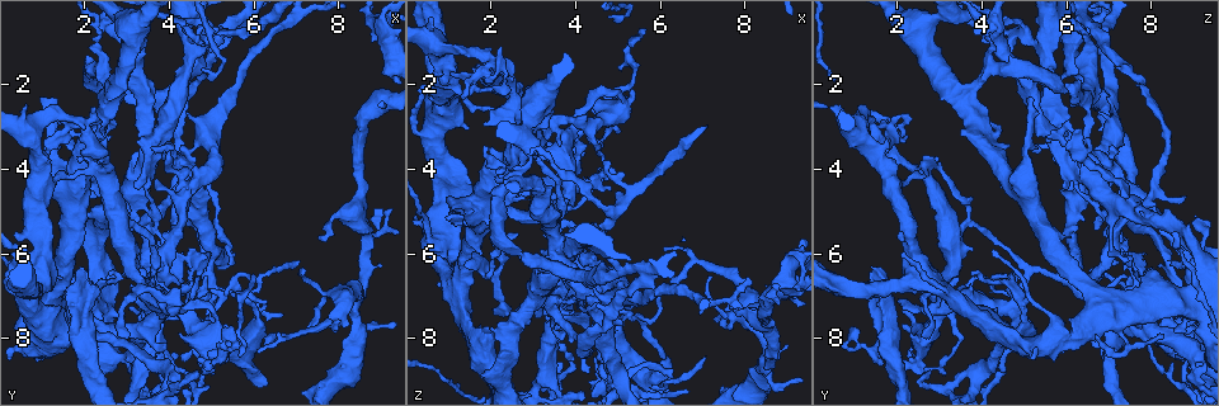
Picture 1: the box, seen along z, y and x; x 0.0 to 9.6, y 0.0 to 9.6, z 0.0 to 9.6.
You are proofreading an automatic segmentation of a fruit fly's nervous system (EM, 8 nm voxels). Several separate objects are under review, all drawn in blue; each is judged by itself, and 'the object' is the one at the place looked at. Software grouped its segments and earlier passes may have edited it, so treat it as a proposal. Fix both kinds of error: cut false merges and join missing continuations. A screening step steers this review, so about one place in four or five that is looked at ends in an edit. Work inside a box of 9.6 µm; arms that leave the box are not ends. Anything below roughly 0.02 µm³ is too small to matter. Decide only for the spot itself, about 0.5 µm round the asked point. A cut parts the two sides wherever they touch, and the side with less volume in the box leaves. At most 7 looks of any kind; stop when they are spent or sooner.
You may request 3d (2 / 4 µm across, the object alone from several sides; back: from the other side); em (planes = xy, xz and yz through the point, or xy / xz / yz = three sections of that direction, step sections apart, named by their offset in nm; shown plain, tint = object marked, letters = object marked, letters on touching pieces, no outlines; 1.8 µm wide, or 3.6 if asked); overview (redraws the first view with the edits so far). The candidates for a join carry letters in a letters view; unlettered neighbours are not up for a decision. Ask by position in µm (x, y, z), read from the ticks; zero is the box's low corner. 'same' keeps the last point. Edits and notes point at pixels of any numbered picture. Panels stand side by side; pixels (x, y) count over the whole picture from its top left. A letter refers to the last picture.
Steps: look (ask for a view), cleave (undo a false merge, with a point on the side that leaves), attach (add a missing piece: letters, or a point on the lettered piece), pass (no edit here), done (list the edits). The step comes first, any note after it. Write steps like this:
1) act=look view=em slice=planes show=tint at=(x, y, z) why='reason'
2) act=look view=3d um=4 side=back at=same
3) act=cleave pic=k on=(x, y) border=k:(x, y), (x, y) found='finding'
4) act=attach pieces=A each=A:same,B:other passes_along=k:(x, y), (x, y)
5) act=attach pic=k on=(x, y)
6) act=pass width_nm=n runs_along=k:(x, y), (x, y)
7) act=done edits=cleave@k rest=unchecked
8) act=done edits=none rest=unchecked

act=look view=em slice=planes show=letters at=(5.60, 8.25, 9.00) why='abrupt turn'

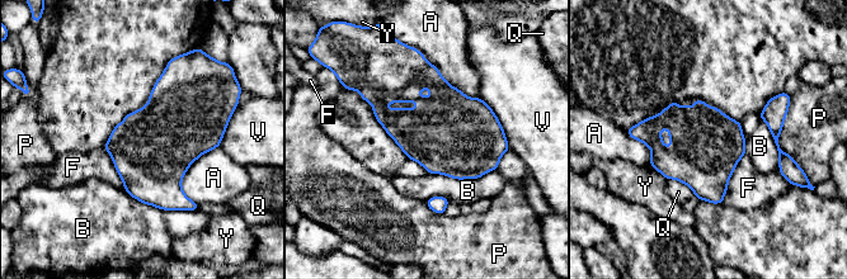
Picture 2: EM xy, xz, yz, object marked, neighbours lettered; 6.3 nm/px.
act=pass each=A:other,B:other,F:other,P:other,Q:other,V:other,Y:other border=2:(744, 154), (729, 179), (723, 202) found='one neuron here'

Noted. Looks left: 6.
act=look view=3d um=4 at=(5.05, 6.05, 8.90) why='abrupt turn'

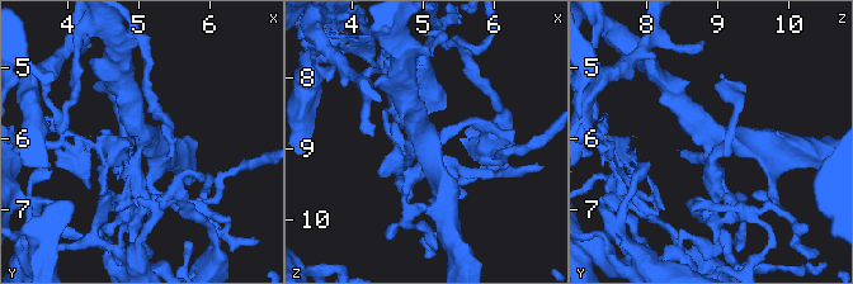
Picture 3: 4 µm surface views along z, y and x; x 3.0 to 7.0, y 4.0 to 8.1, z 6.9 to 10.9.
act=look view=em slice=planes show=letters at=(5.00, 6.00, 8.90)

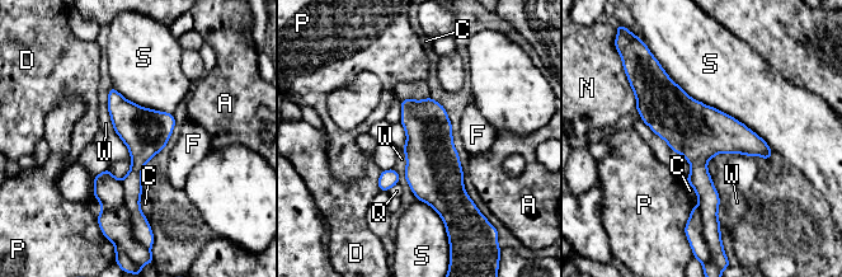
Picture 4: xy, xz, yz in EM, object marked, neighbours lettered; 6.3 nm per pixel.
act=pass each=A:other,C:other,D:other,F:other,N:other,P:other,Q:other,S:other,W:other runs_along=4:(663, 76), (697, 137), (697, 216) found='one neuron here'

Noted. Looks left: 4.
act=look view=em slice=planes show=tint at=(3.05, 8.40, 9.15) why='thin arm on a thick one'

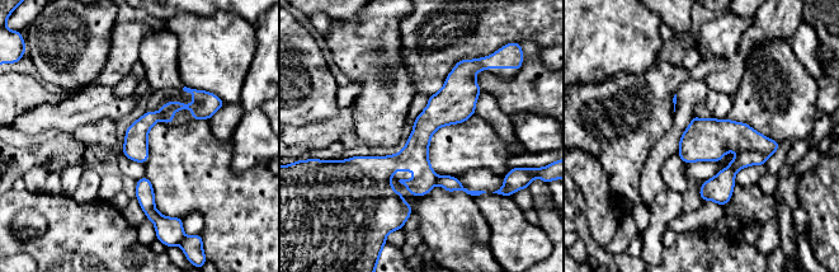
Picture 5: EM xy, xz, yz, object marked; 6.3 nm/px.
act=look view=em slice=planes show=letters at=same why='see the neighbours'

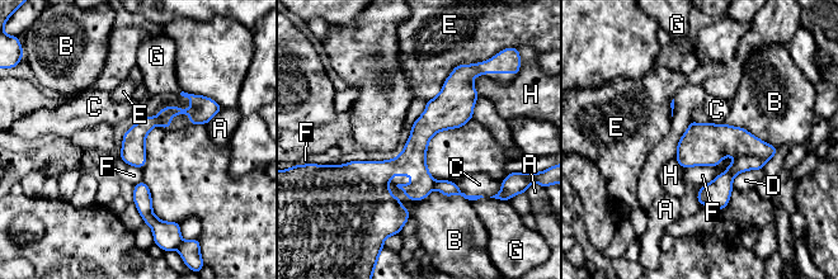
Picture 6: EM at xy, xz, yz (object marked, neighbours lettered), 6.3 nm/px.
act=pass longest_contact=B:500nm each=A:other,B:other,C:other,D:other,E:other,F:other,G:other,H:other found='one neuron here'

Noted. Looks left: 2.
act=done edits=none rest=unchecked

